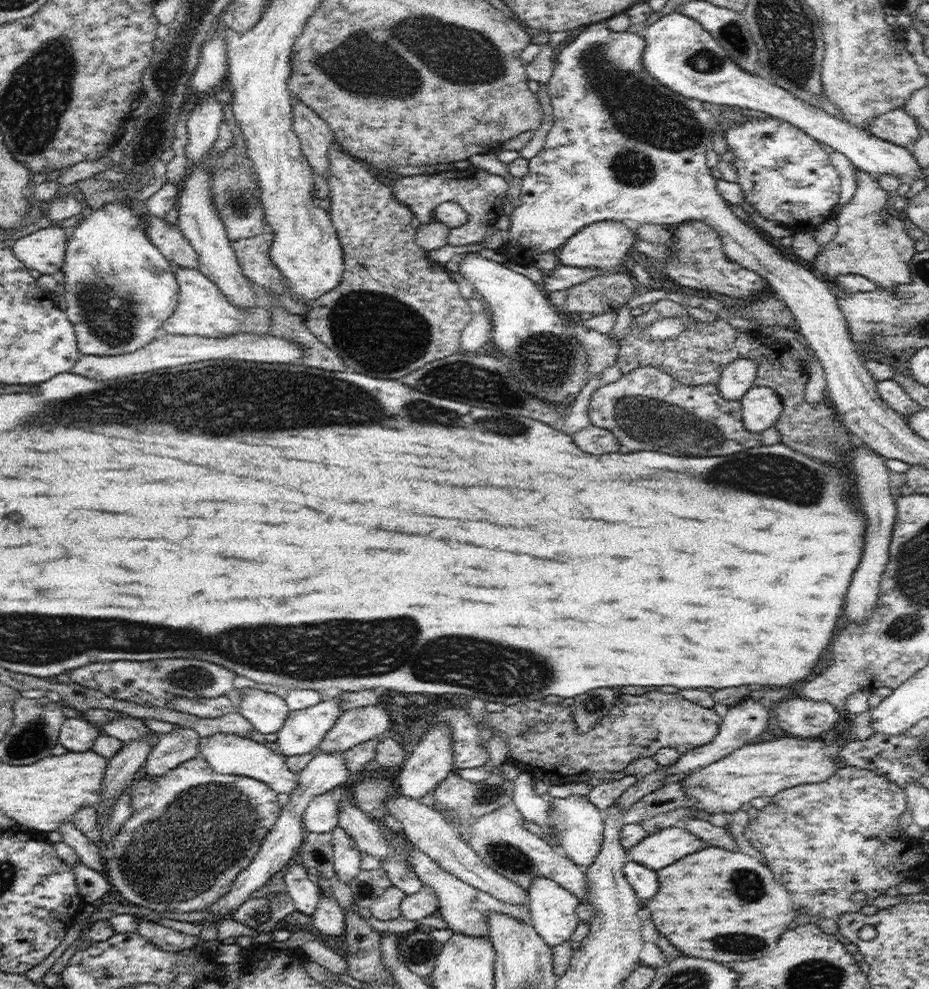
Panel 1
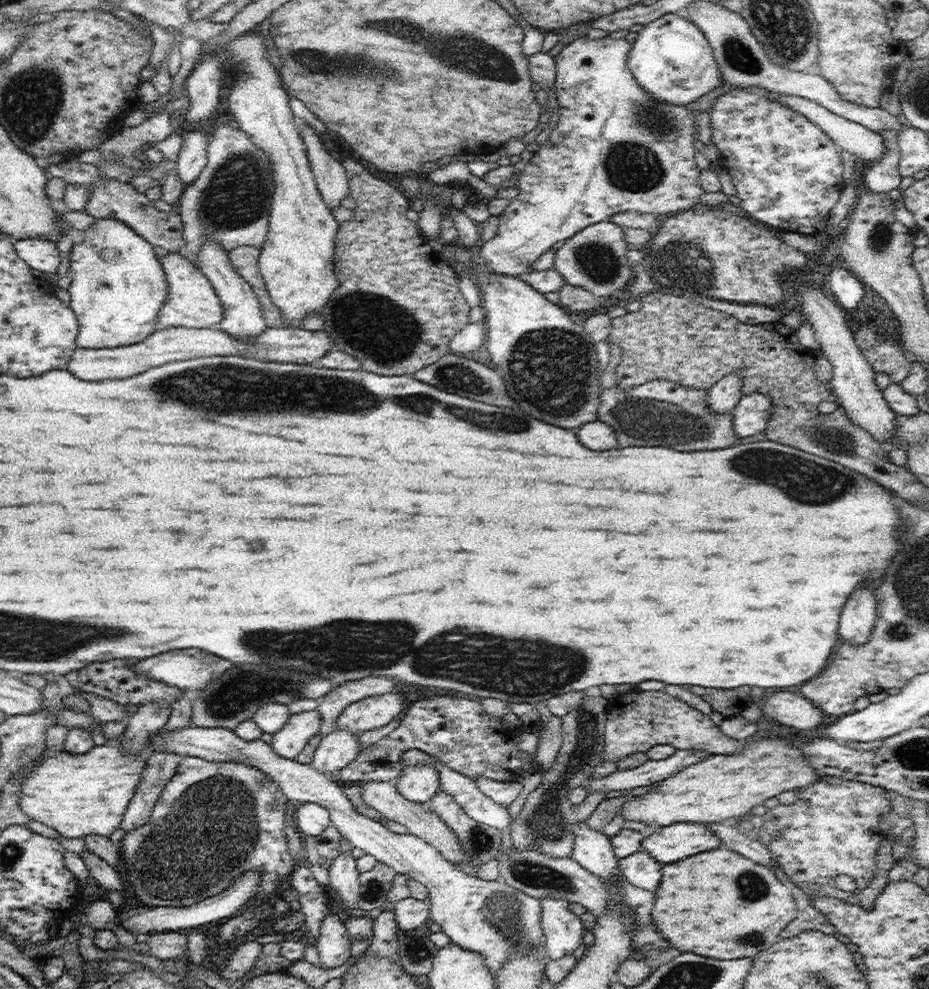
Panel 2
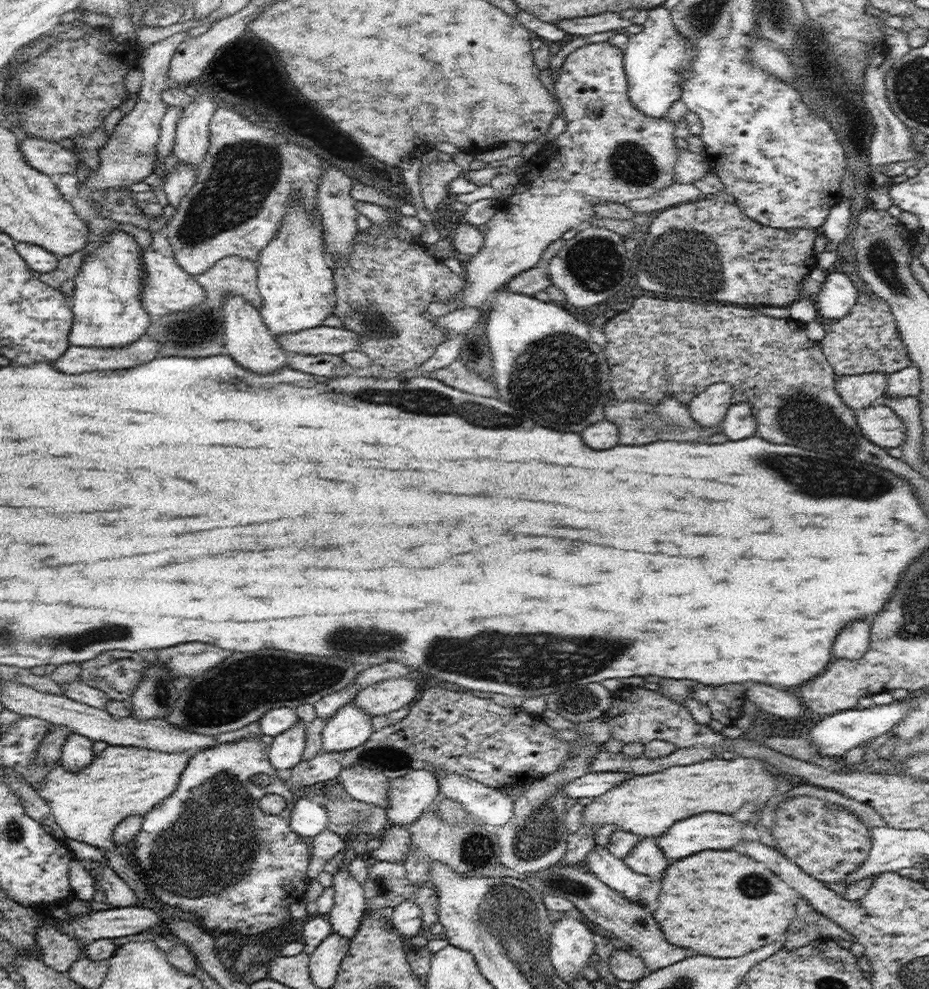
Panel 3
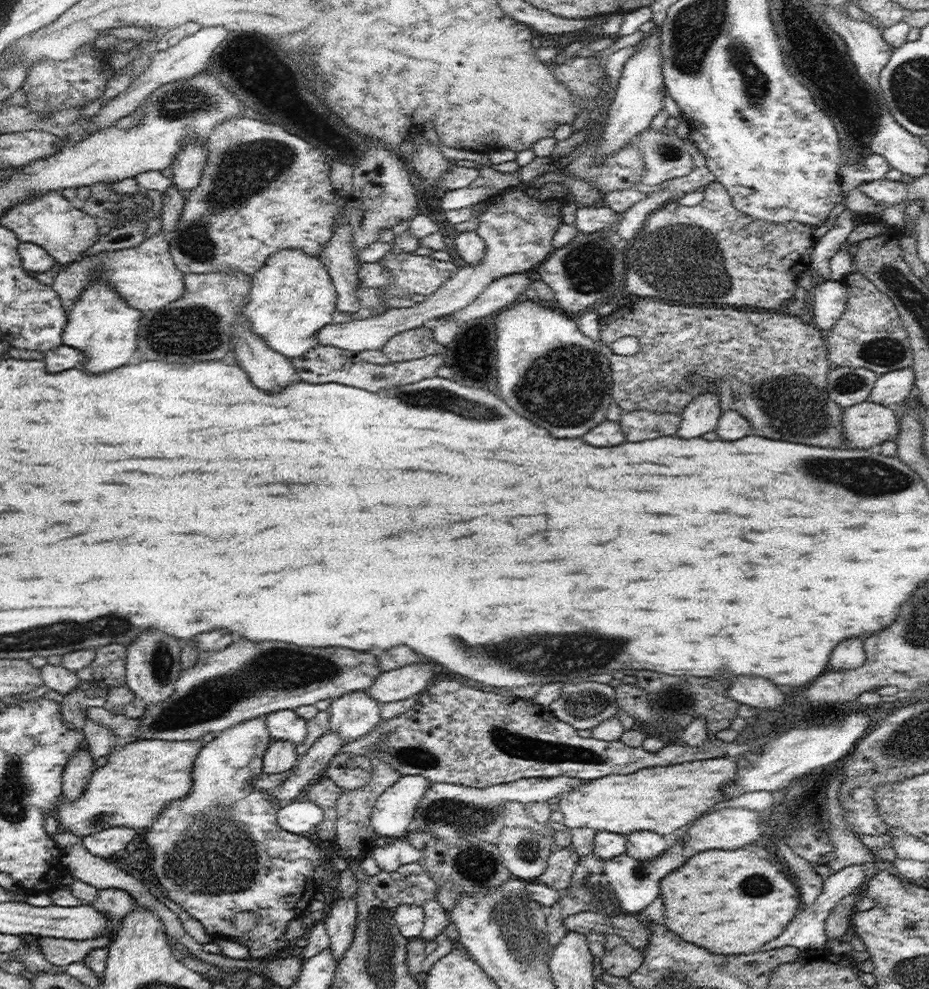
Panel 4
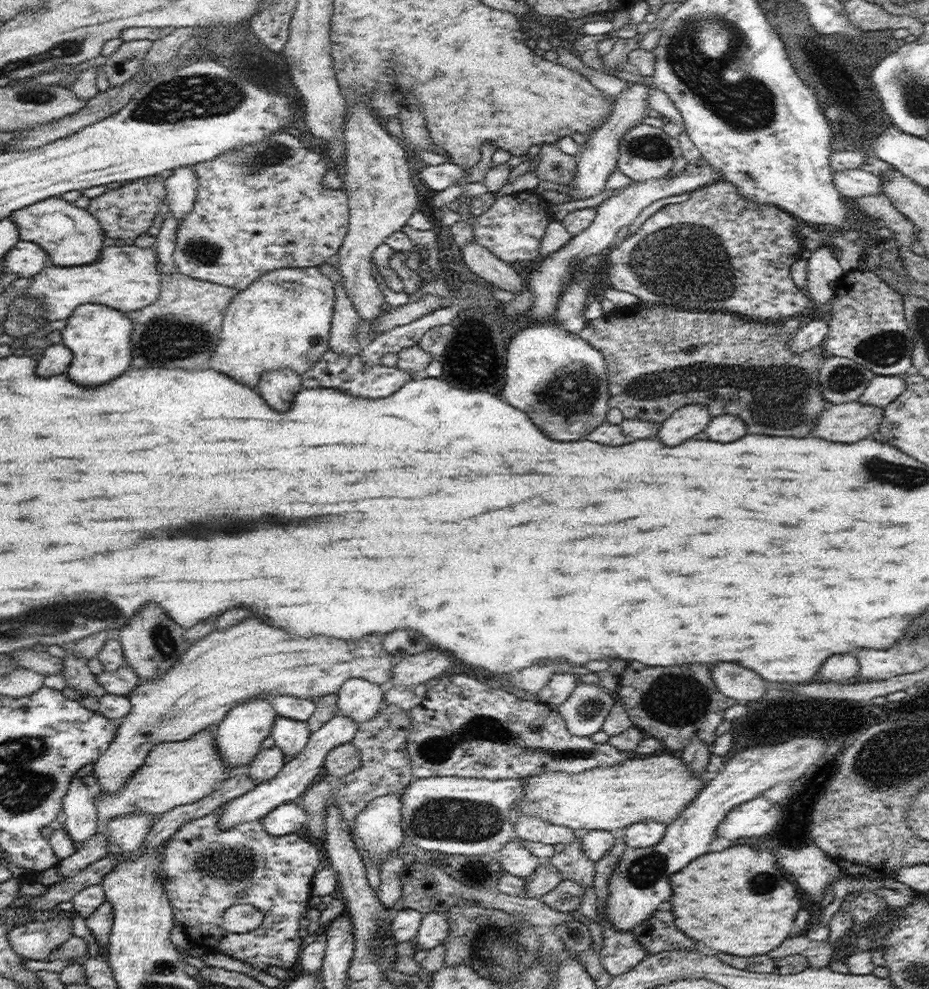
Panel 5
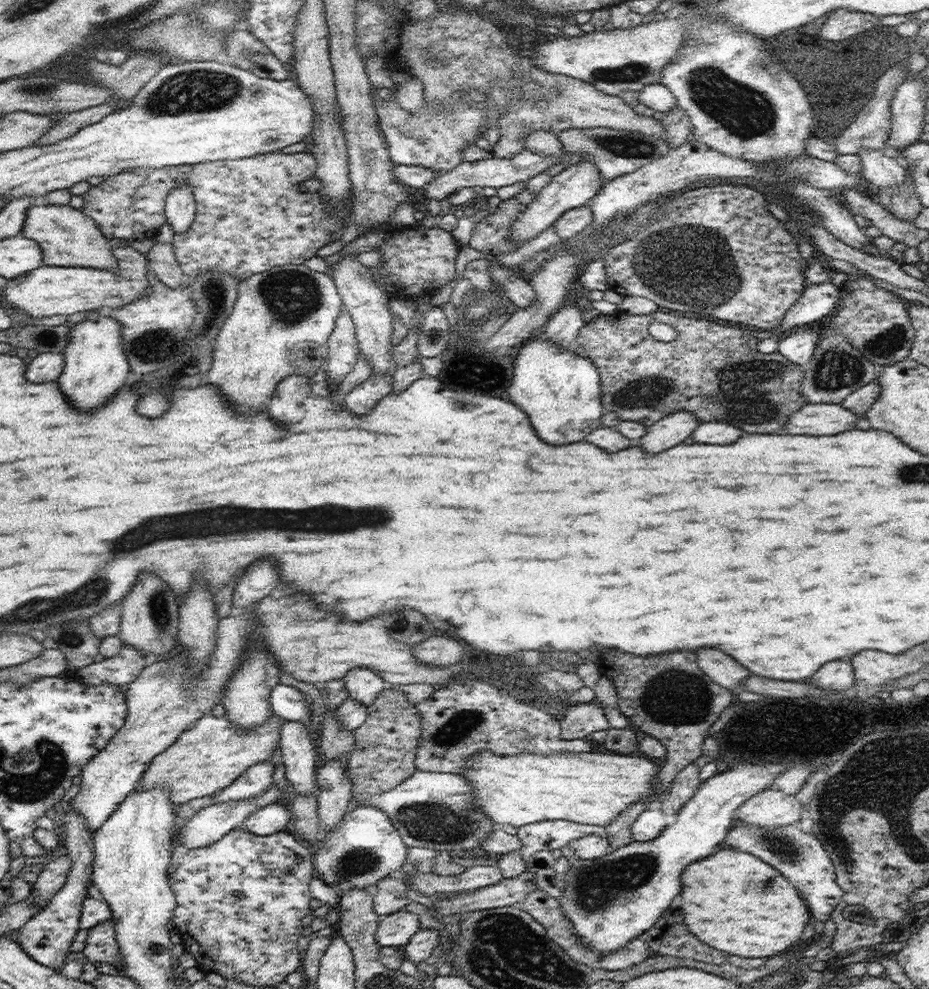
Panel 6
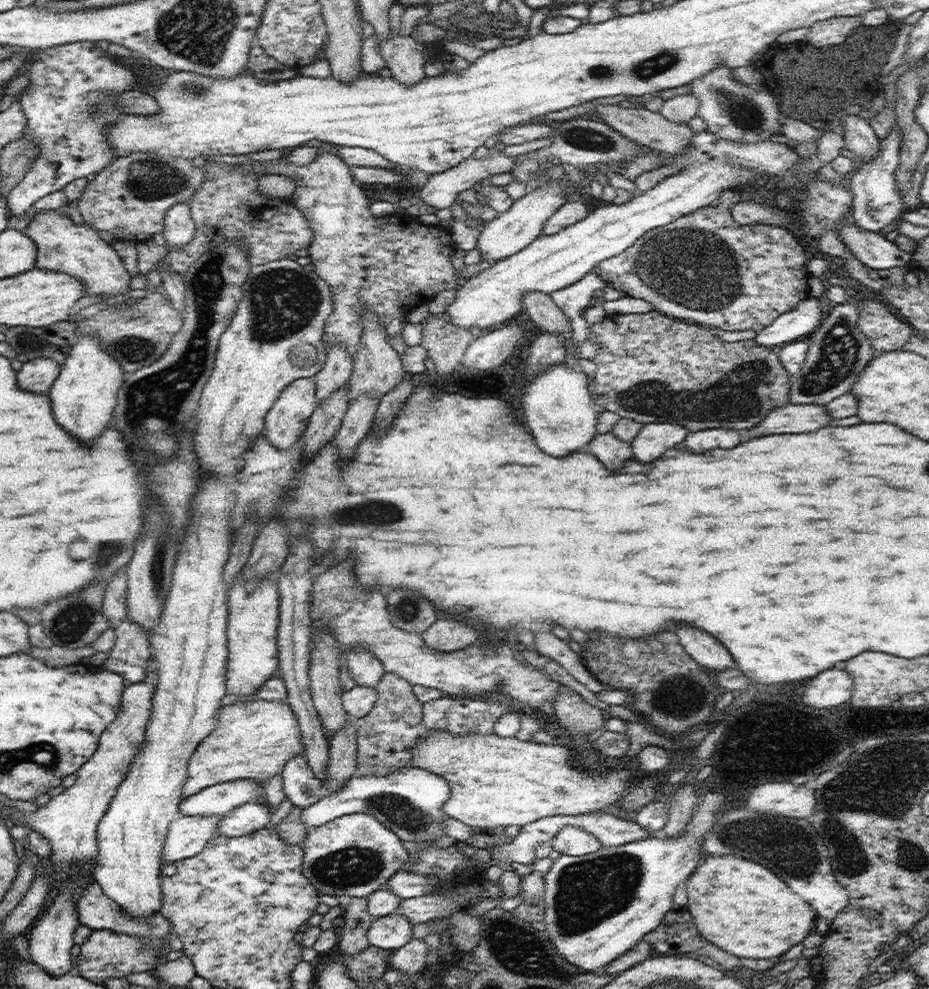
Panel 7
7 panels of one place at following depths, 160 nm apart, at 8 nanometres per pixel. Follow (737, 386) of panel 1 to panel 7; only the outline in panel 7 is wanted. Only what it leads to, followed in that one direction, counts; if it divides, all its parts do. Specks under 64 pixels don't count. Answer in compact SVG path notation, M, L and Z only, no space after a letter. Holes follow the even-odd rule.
M650 423L642 425L631 442L633 457L638 462L654 462L669 448L680 445L690 431L682 425L672 423Z

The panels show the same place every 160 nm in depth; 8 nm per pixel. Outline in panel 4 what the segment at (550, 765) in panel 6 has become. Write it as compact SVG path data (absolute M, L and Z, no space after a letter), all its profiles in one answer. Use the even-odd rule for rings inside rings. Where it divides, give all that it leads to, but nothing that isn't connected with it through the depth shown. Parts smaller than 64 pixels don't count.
M722 757L683 762L666 767L642 768L628 775L607 775L586 781L585 784L573 788L570 792L563 792L558 796L560 802L556 808L565 816L563 824L568 829L586 827L625 836L638 830L650 830L666 836L691 825L694 820L702 817L703 813L710 812L715 807L727 805L729 800L725 800L723 792L727 784L735 781L736 768L737 762Z

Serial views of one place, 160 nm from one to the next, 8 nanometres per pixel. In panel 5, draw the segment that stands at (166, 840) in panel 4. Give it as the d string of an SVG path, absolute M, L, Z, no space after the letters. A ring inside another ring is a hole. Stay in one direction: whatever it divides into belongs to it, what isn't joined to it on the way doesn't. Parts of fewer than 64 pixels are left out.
M257 696L254 700L237 704L219 722L215 743L219 754L226 765L234 772L241 771L250 765L252 759L261 751L260 746L271 733L274 719L278 716L269 698ZM222 806L202 818L181 824L162 846L160 870L164 879L163 887L173 908L174 920L183 924L192 945L200 946L205 952L224 953L263 972L268 972L268 968L272 966L288 971L300 954L300 946L304 946L306 942L298 932L301 929L300 920L306 917L310 898L314 895L313 878L320 862L320 852L301 833L269 835L262 819L241 822L223 829L219 827L220 809ZM234 904L254 904L256 908L260 908L260 912L264 914L264 926L260 925L256 930L242 934L226 931L222 926L222 914Z

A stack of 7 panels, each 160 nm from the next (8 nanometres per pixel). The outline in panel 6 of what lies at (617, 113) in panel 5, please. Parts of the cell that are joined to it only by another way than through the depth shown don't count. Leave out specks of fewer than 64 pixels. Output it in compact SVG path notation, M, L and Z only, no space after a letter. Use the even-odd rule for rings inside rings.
M587 156L586 160L581 160L576 165L564 169L561 173L551 178L551 181L540 192L536 194L534 201L526 205L525 210L520 213L520 216L512 223L511 239L518 246L522 242L534 238L540 234L546 227L553 224L568 210L573 208L588 205L601 189L600 181L601 172L598 165L594 163L592 156Z

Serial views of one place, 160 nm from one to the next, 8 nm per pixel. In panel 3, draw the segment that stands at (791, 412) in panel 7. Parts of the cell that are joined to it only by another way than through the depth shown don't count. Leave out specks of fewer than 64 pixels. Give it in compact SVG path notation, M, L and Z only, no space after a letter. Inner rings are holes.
M881 401L856 410L856 416L861 431L871 443L888 449L900 447L906 440L902 419Z

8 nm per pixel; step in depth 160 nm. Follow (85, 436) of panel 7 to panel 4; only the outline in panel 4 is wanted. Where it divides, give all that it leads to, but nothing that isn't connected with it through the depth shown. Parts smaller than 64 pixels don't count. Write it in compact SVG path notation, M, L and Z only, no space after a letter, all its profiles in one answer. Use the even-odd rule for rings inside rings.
M94 279L82 292L68 312L62 335L63 344L77 348L87 356L82 368L92 374L113 371L136 360L138 328L143 311L132 308L102 279Z

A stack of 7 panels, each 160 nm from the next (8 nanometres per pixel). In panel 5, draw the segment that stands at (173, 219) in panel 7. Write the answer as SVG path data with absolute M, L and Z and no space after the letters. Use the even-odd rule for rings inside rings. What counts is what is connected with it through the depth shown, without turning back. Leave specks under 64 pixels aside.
M193 165L175 168L165 181L168 211L180 222L188 216L197 197L199 180Z

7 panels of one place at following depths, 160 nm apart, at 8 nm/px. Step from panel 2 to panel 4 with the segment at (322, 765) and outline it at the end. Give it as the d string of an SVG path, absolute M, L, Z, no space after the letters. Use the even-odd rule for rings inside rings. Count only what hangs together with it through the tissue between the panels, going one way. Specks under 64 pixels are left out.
M354 690L331 699L328 711L330 729L346 743L368 734L382 723L381 707L366 690Z

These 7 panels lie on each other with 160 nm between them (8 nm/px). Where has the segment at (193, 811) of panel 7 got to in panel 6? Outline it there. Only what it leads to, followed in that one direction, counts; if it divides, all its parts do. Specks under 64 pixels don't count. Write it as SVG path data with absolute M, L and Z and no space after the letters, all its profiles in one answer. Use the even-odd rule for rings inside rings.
M265 760L246 770L230 786L215 793L213 803L233 800L251 799L260 796L271 784L275 766L270 760Z

